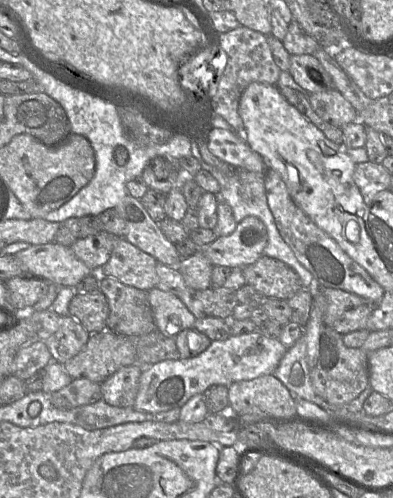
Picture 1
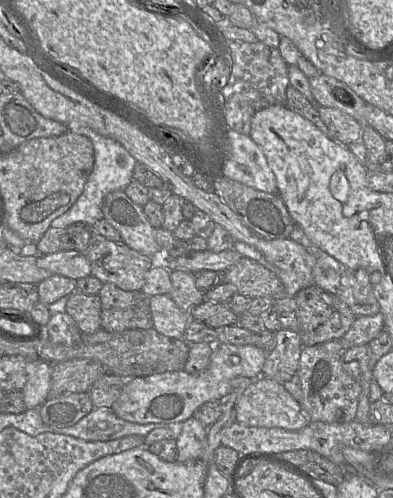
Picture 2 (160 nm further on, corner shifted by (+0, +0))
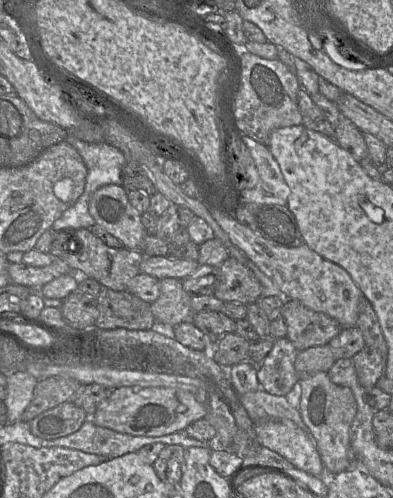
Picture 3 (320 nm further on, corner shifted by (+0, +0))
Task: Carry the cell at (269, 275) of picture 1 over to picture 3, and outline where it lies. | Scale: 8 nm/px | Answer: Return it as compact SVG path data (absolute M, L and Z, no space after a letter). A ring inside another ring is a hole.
M229 256L217 268L214 296L223 302L248 305L262 297L262 286L251 269Z

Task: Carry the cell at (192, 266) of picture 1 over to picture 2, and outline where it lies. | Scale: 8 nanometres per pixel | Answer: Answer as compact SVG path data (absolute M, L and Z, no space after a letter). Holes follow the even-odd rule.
M171 271L172 288L169 296L175 304L185 312L204 301L204 292L201 292L195 283L195 274L181 271Z

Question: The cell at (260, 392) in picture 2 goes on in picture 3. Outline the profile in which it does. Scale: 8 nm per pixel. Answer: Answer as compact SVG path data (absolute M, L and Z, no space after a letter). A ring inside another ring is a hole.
M266 421L254 424L254 439L263 447L286 458L292 465L313 476L326 477L326 471L316 444L308 431L301 430L289 421Z

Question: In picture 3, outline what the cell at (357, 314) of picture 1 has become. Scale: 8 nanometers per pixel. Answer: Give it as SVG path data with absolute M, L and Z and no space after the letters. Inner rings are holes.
M285 299L280 309L287 326L286 337L298 351L326 345L343 329L333 318L296 300Z

